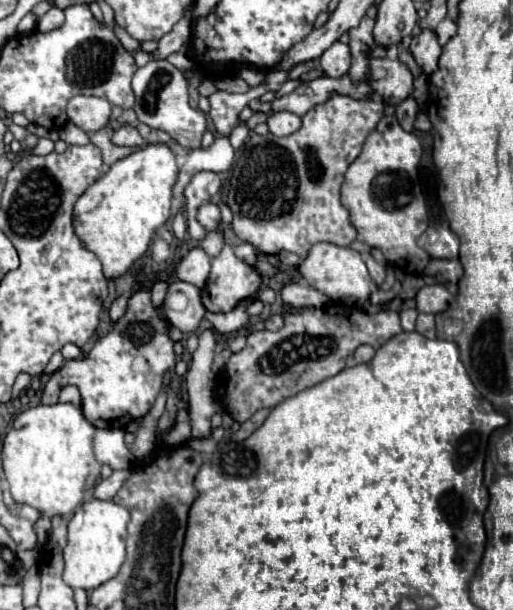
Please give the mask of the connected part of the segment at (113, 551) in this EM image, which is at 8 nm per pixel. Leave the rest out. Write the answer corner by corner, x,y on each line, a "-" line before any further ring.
87,500
67,522
67,546
63,548
65,572
63,580
71,588
95,590
111,580
125,562
125,536
129,512
115,502

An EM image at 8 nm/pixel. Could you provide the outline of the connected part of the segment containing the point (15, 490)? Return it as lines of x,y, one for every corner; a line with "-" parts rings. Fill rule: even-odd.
57,402
51,406
37,404
33,408
19,412
3,440
3,470
15,502
23,502
41,510
41,518
35,522
39,544
45,544
49,540
51,516
71,514
77,508
77,504
83,502
87,490
95,486
95,480
101,474
101,464
95,460
93,454
93,434
95,434
95,426
83,416
81,410
77,410
69,402
65,404

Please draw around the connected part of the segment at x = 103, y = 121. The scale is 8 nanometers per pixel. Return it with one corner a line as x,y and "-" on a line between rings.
73,96
67,104
69,120
85,132
97,132
107,126
111,116
109,100
97,96

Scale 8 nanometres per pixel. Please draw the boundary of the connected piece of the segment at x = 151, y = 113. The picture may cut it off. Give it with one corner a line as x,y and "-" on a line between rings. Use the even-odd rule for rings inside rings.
151,60
143,68
139,68
133,76
133,92
135,92
135,106
139,122
165,130
173,140
177,140
183,148
195,150
201,148
201,138
207,128
205,114
201,110
193,110
189,106
187,96
187,80
173,64
167,60

